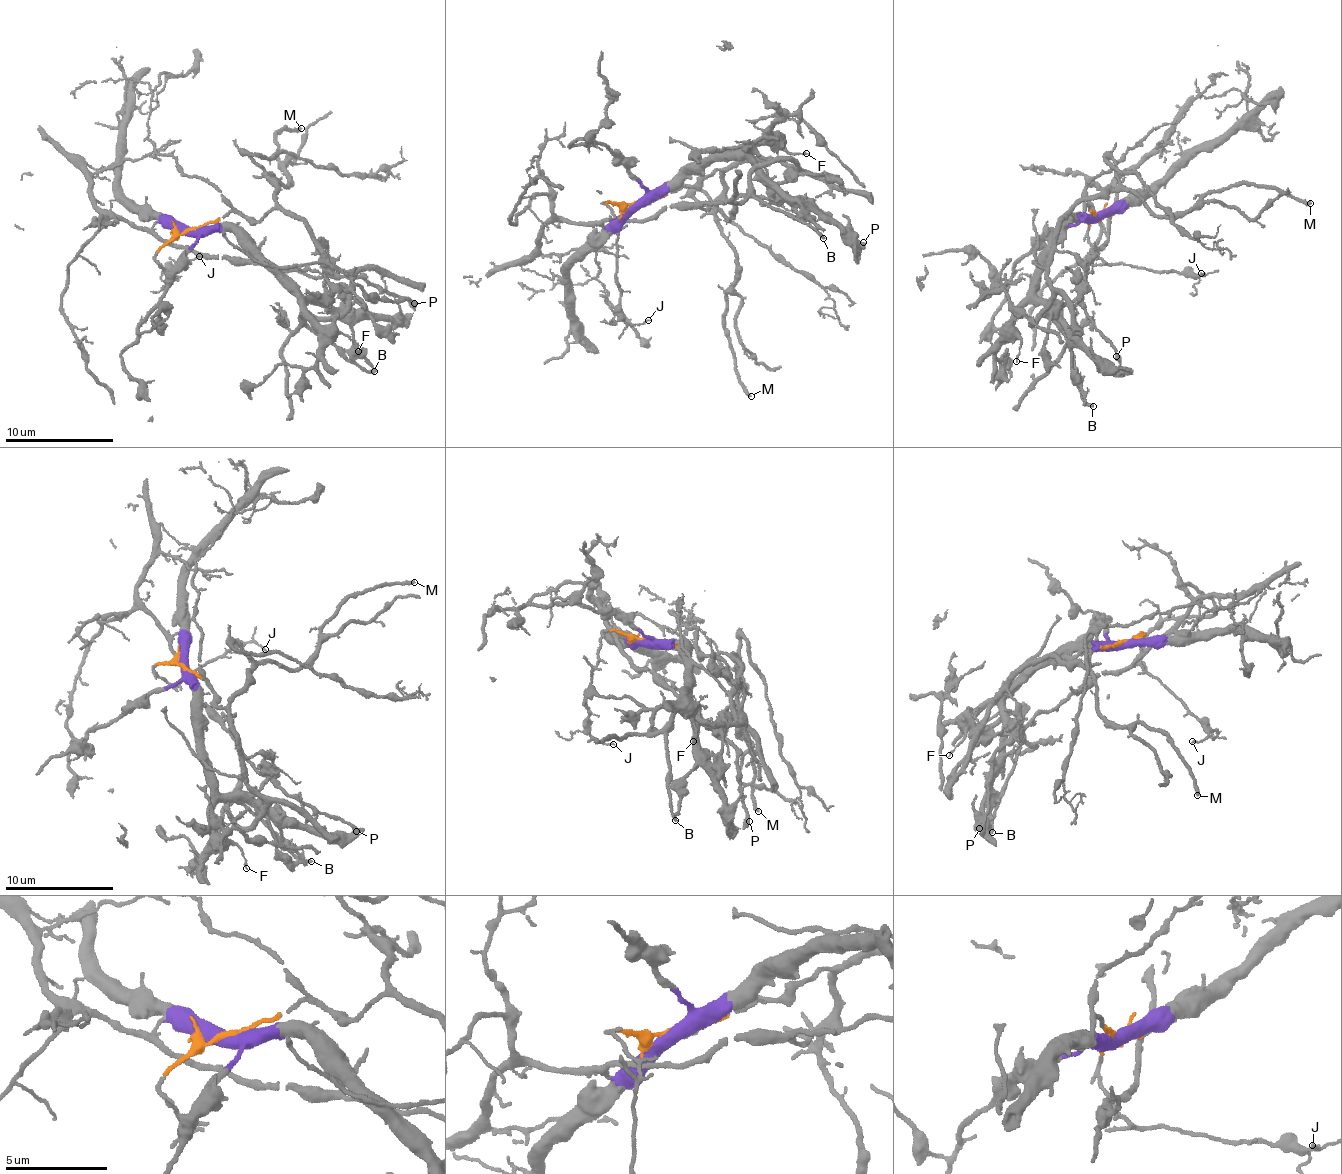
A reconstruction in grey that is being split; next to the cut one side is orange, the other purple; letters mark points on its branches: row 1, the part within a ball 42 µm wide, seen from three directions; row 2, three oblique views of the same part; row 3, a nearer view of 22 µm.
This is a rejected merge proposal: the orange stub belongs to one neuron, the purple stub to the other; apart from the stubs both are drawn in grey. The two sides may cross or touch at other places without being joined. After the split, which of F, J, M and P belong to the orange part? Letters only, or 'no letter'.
J, M

